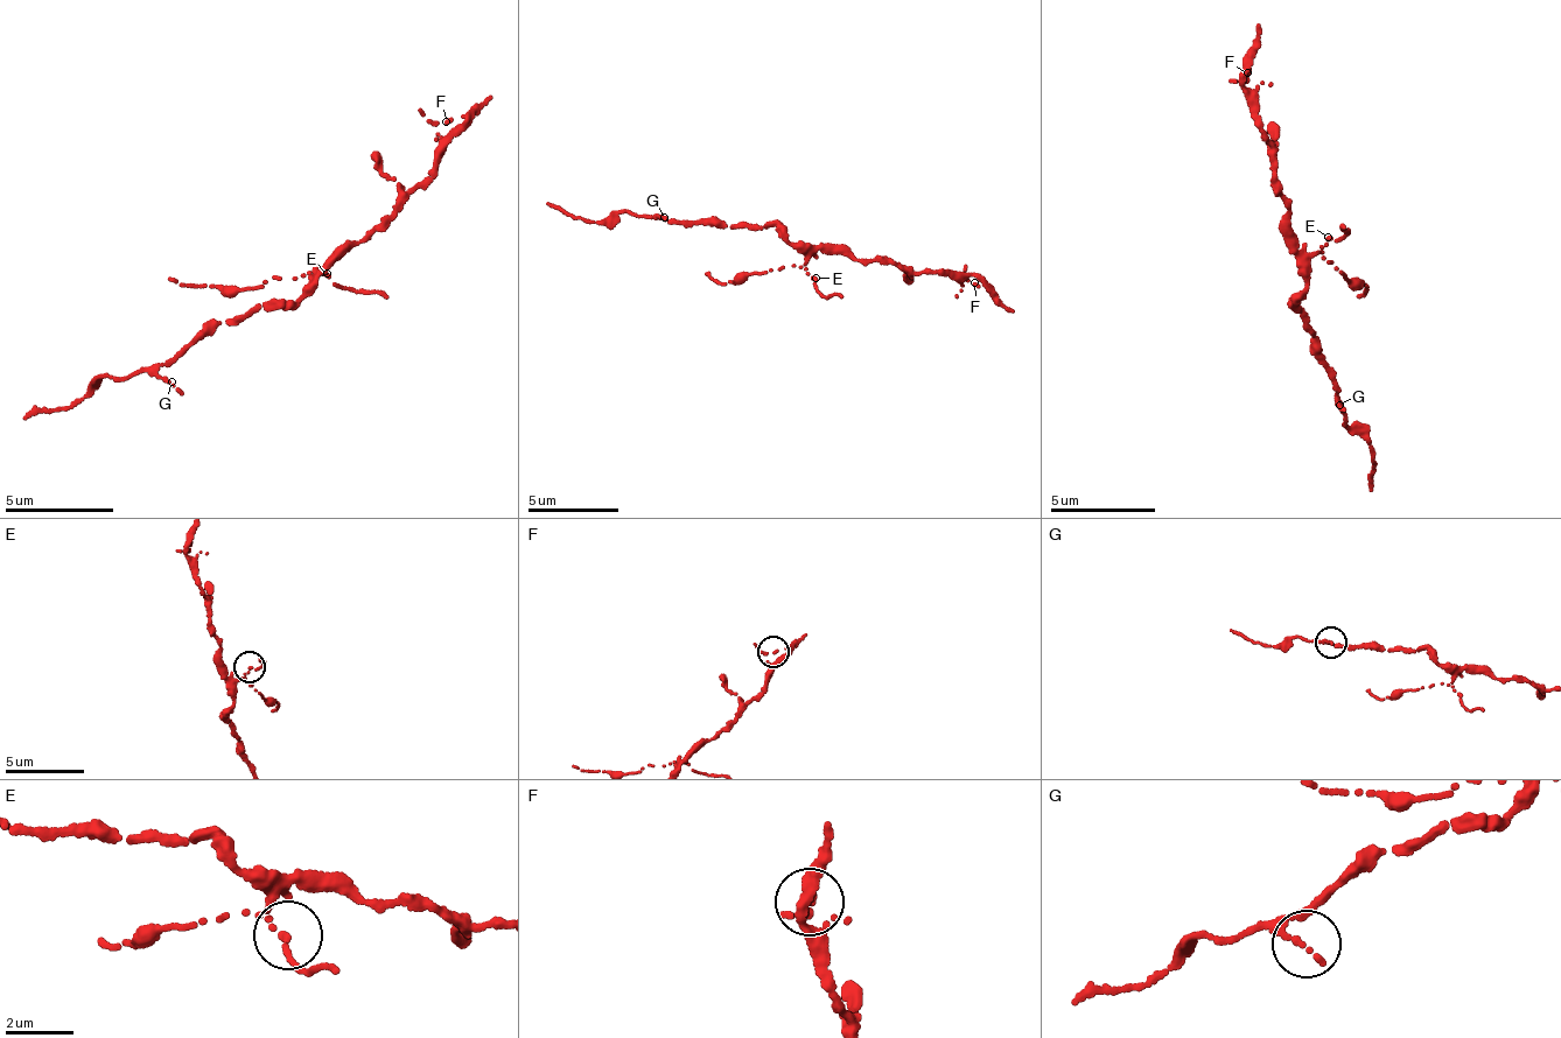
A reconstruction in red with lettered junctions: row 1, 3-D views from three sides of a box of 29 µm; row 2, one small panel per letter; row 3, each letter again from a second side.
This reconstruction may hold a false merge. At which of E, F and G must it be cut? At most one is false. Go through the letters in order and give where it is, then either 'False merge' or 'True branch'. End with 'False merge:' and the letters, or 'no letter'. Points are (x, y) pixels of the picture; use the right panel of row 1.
E: Place: (1328, 237). False merge
F: Place: (1247, 72). True branch
G: Place: (1339, 405). True branch
False merge: E

